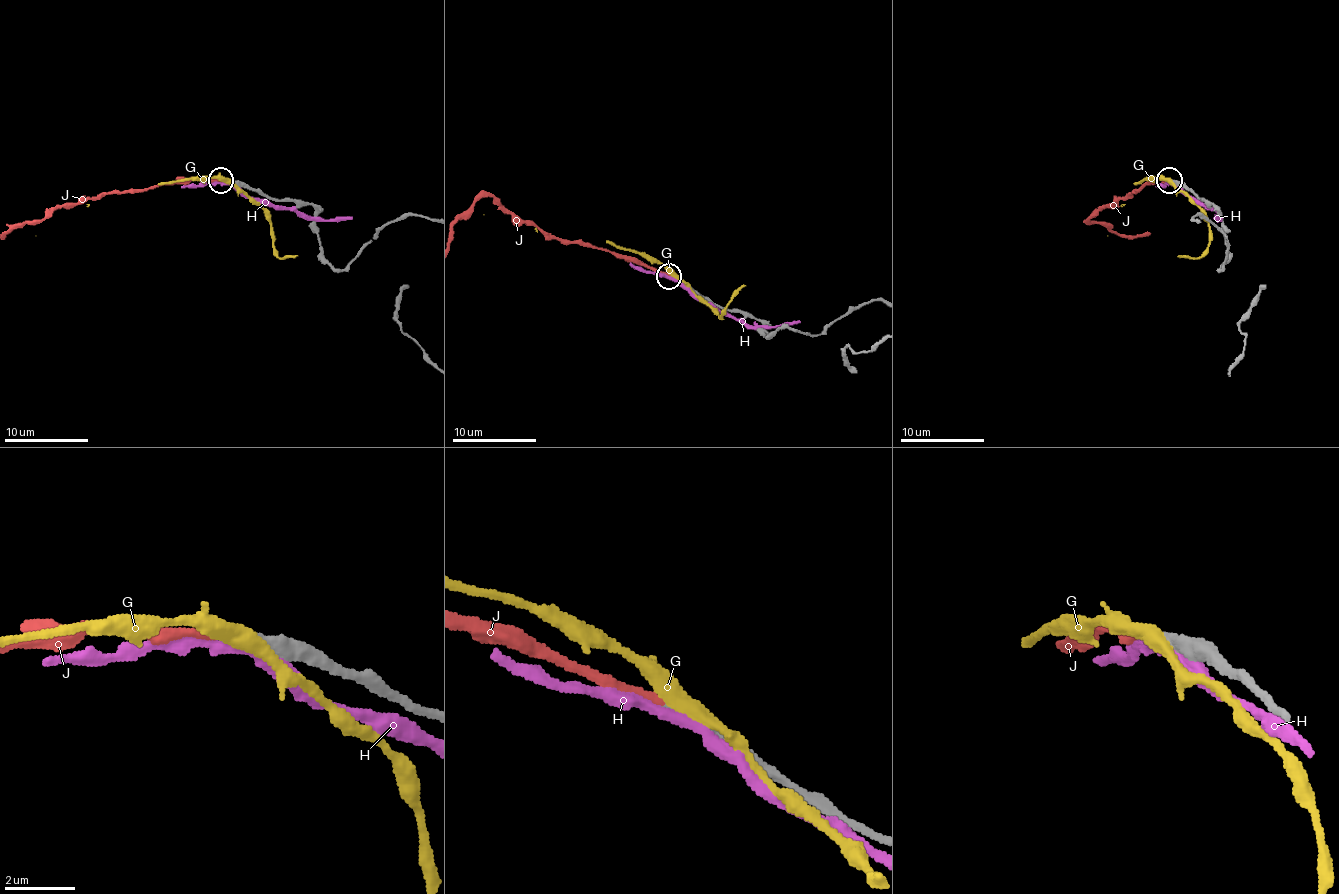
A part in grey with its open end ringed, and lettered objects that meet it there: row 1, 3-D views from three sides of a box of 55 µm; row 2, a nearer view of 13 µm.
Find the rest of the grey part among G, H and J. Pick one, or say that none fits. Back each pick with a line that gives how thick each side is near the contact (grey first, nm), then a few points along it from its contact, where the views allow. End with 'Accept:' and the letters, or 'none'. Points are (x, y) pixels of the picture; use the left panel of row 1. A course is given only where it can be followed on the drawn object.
J: 280 nm thick on the grey side, 220 nm on the other
Accept: J

